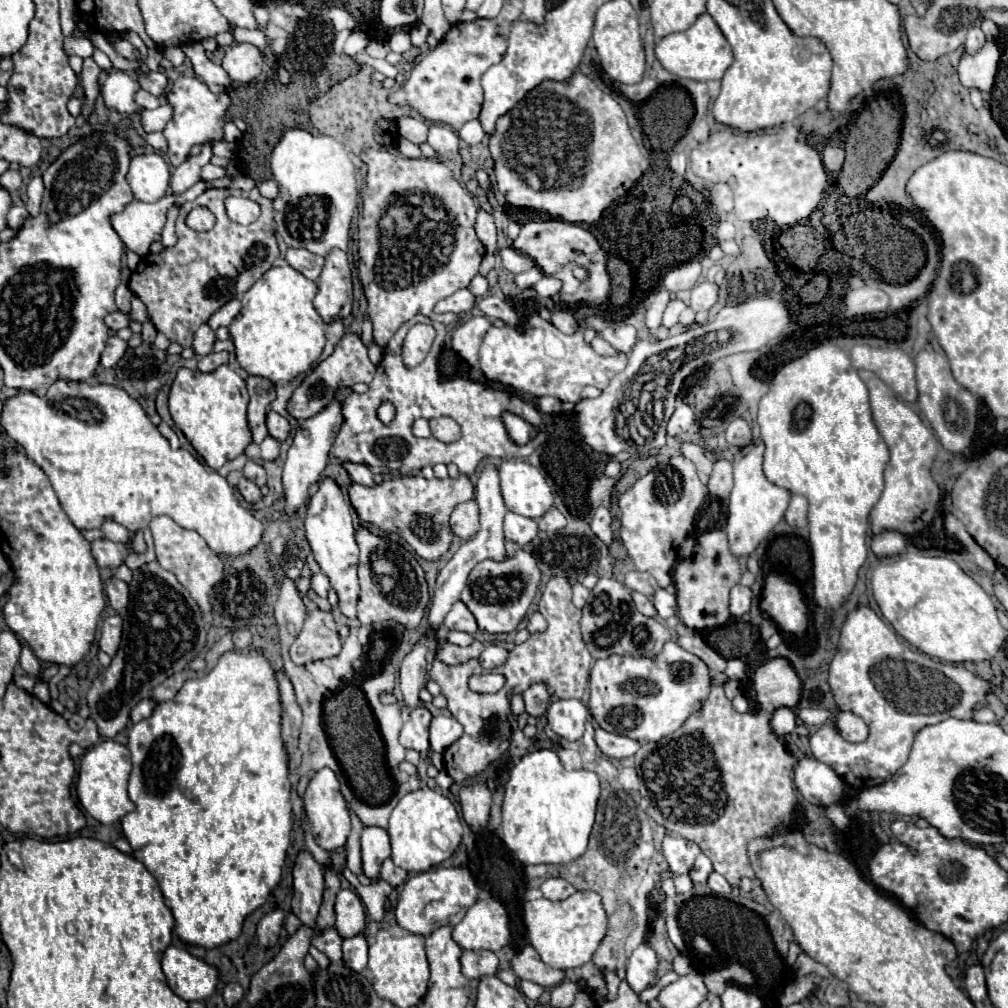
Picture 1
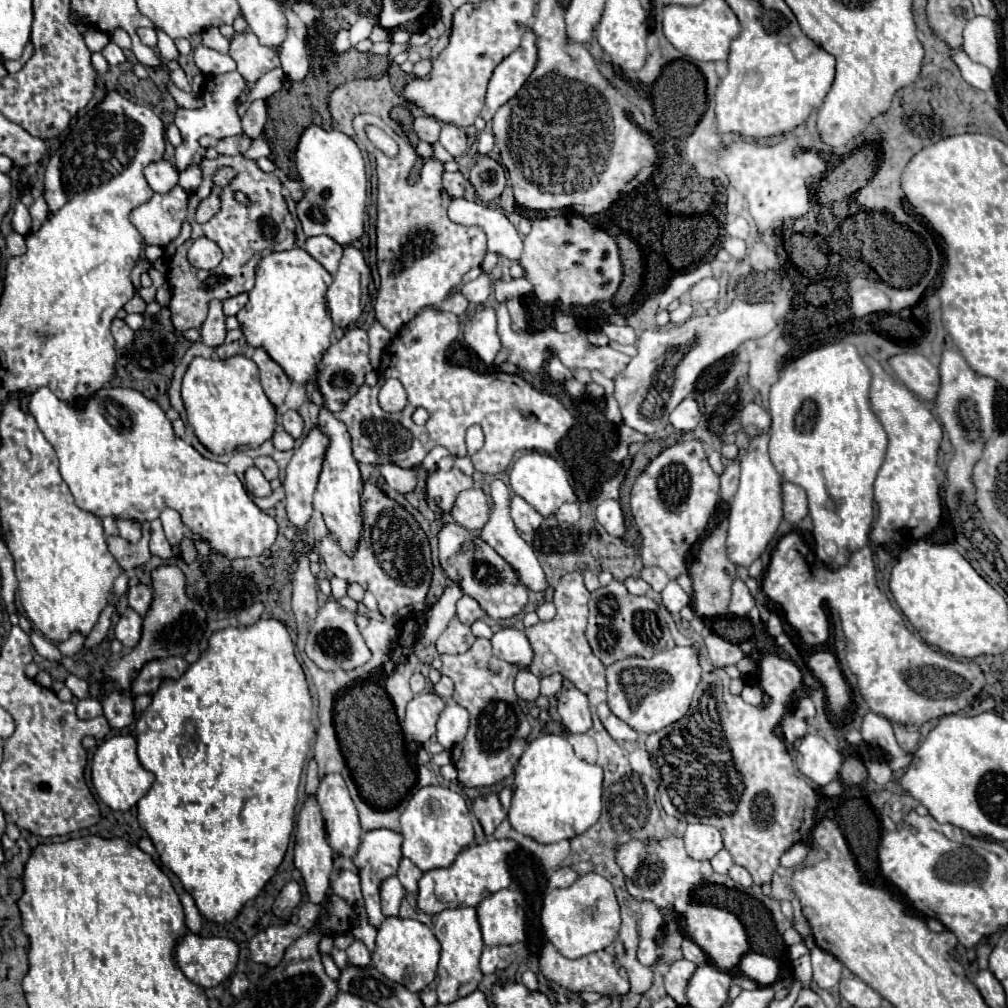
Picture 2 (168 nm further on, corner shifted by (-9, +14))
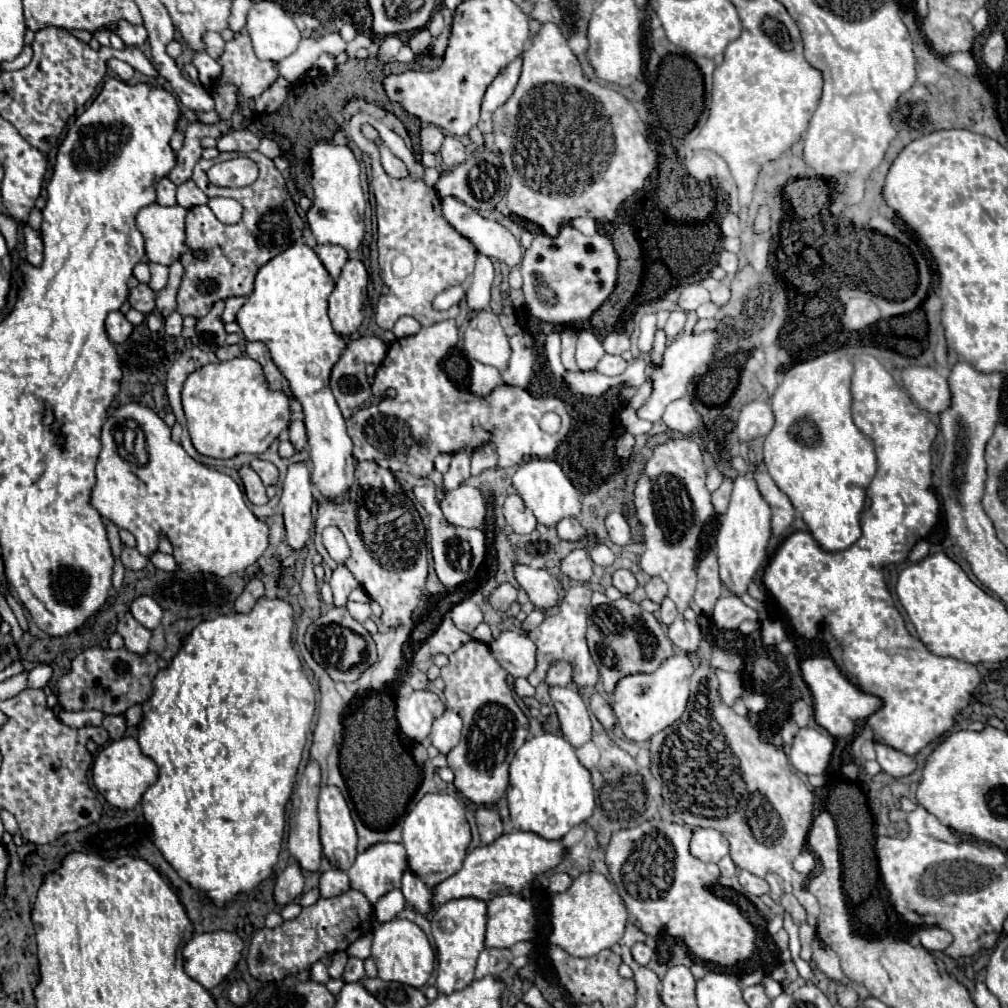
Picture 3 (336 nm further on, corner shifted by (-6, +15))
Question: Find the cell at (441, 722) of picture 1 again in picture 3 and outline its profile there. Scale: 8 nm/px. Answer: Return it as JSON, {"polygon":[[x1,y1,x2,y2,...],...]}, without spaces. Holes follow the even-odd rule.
{"polygon":[[446,709,432,725,432,745,440,751,440,753,448,753,452,747,458,745,460,741,460,733,462,733,462,719,456,711]]}

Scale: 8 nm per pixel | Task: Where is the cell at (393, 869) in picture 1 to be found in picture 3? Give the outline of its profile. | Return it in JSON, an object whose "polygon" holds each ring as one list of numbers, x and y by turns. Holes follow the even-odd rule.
{"polygon":[[410,869,404,871,404,875,402,875,402,887,400,889,402,889,406,901,416,911,420,911,420,913,430,913,432,911,432,905,430,905,430,889]]}

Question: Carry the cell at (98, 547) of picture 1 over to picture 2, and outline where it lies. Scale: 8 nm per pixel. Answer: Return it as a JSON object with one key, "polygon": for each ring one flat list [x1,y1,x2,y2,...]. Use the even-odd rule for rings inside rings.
{"polygon":[[145,524,143,538,137,544,131,544,131,542,123,540,121,536,107,538,107,544,109,544,111,554,115,556,115,560,119,562,119,566,123,570,133,570,133,568,145,566,151,560,151,552,149,552,149,524]]}

